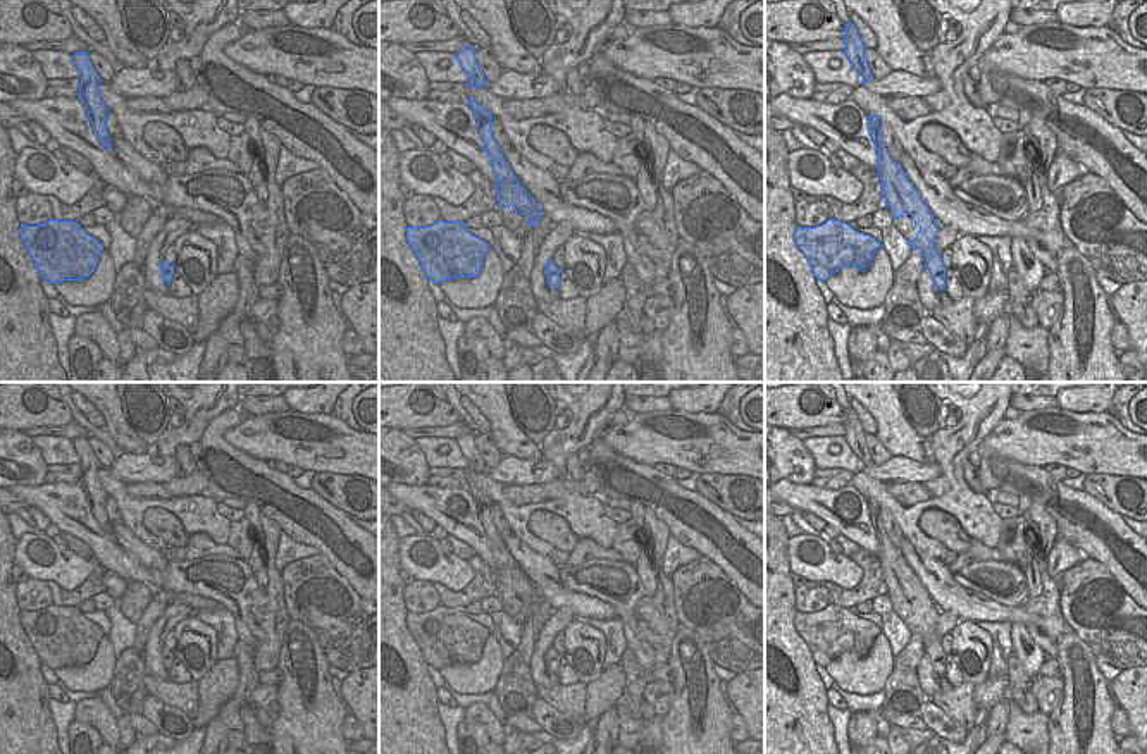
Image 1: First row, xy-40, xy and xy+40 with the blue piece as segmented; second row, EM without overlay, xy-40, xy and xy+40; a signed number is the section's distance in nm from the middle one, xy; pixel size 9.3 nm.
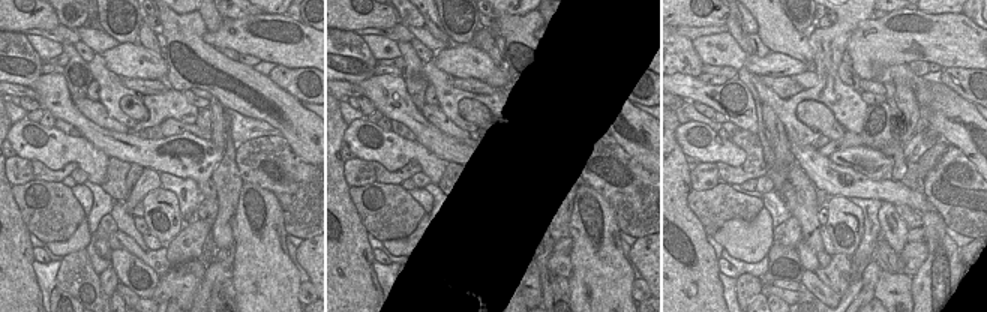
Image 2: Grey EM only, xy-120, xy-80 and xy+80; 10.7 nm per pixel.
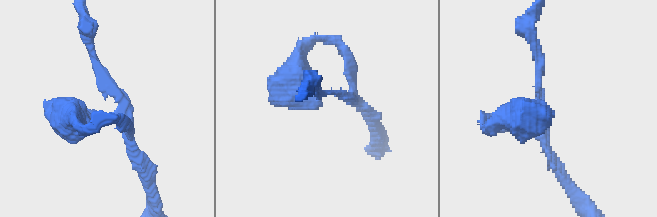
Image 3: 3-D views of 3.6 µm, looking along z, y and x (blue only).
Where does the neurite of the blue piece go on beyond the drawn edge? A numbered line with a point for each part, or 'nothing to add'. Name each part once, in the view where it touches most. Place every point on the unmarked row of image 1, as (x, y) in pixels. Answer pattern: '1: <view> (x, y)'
nothing to add

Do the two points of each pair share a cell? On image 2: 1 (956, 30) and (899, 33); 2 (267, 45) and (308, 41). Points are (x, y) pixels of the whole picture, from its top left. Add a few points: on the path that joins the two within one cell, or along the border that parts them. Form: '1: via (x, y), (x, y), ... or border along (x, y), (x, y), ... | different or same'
1: via (942, 33), (912, 33) | same
2: via (278, 44), (297, 44) | same

